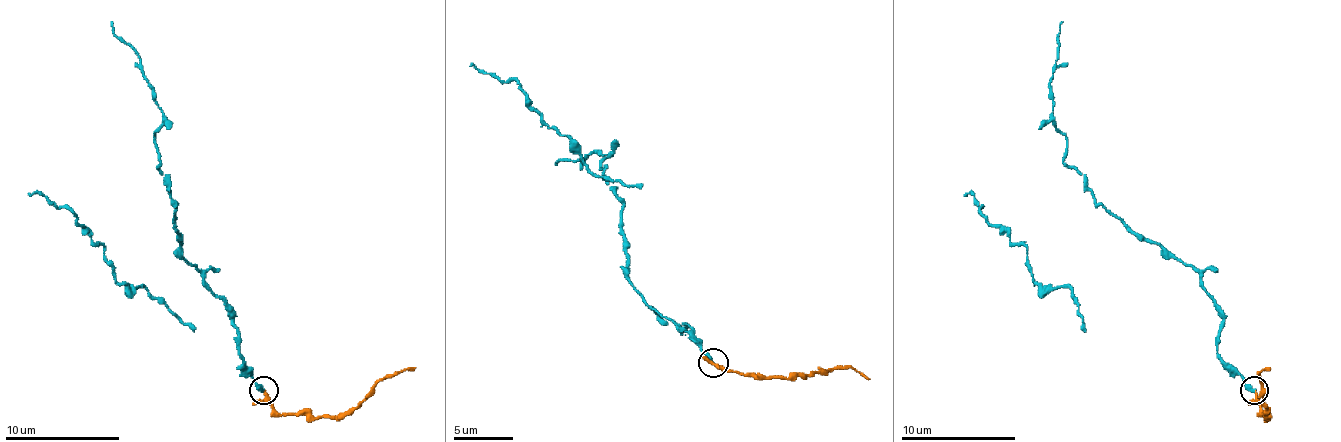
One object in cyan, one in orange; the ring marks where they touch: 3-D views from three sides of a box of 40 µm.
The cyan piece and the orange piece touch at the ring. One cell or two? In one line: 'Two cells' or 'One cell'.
One cell

